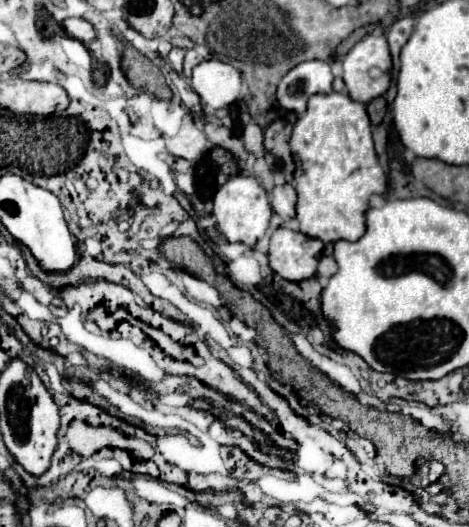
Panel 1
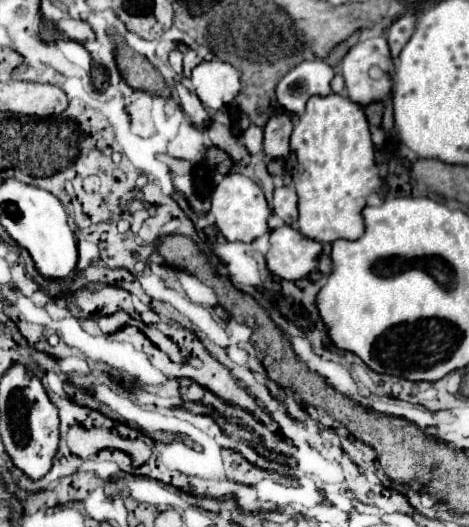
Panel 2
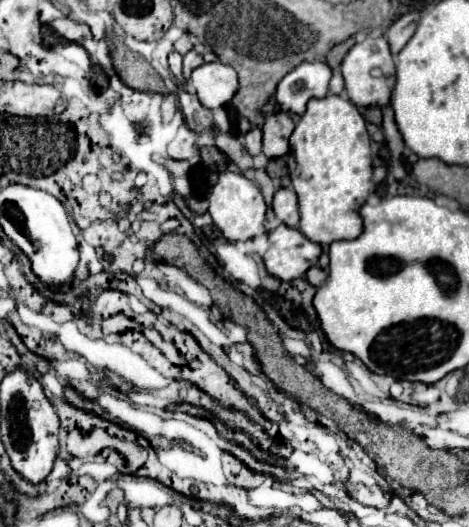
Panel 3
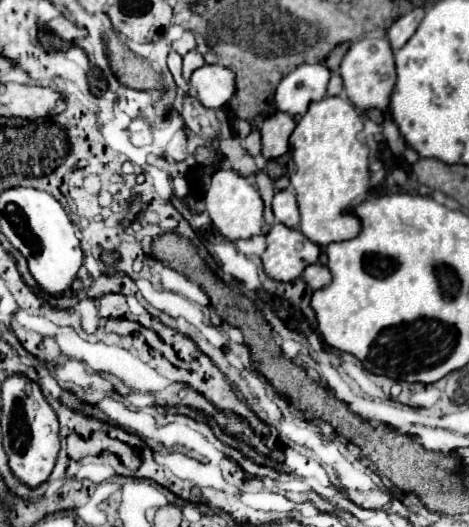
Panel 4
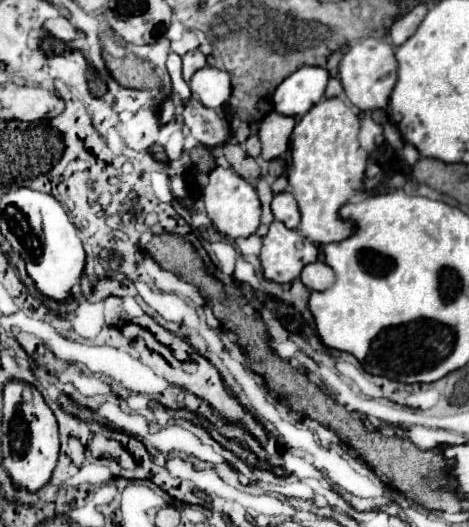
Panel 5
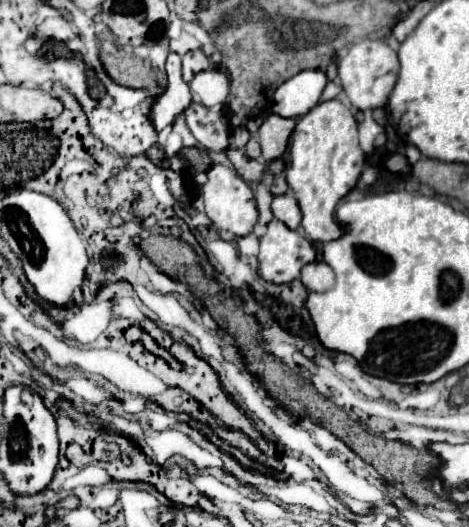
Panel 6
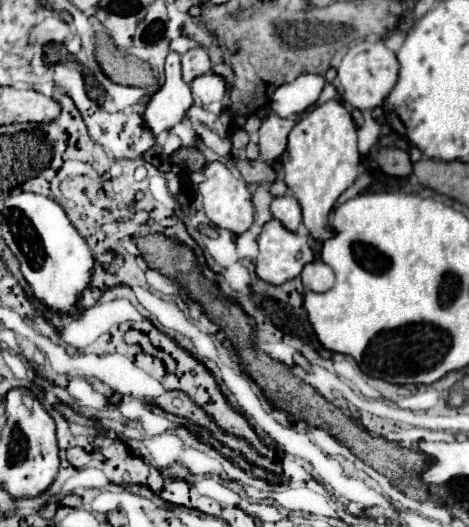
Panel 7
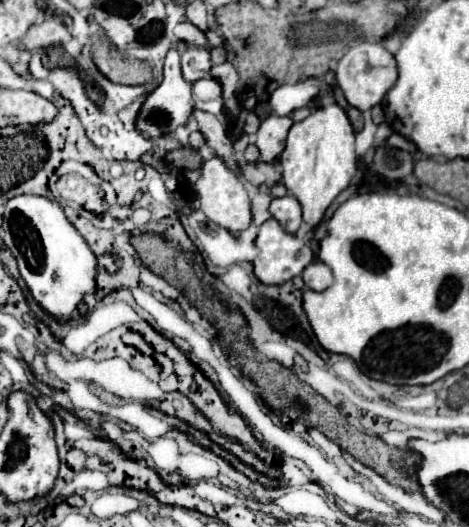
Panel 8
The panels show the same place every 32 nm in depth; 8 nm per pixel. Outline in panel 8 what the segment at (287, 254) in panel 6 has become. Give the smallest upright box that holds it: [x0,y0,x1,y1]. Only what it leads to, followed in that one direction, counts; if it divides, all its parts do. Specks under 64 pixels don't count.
[254,220,314,286]

